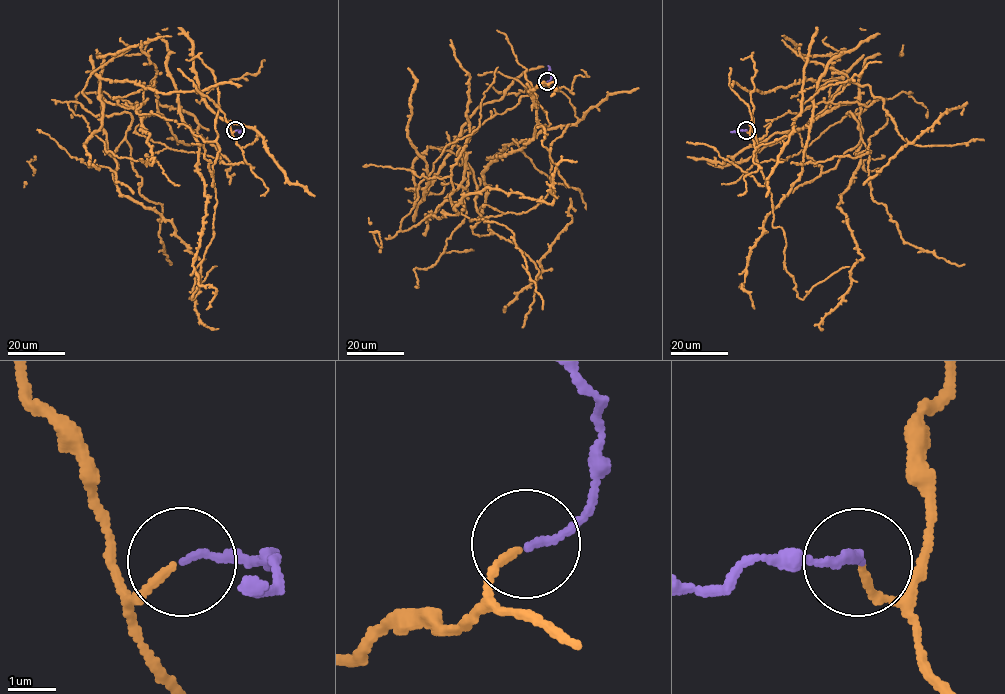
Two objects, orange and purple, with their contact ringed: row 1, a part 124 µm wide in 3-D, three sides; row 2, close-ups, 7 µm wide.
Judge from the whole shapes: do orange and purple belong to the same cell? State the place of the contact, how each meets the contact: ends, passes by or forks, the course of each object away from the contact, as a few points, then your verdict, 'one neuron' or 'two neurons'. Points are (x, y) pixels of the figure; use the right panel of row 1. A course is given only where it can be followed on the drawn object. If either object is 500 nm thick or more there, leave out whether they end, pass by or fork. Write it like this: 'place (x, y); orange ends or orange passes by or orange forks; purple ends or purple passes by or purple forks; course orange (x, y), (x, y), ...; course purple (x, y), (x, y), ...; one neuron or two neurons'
place (746, 130); orange ends; purple ends; course orange (746, 130), (750, 110), (757, 140), (787, 112), (859, 102), (861, 160), (838, 206), (862, 257), (822, 328); course purple (746, 130), (730, 131); one neuron

